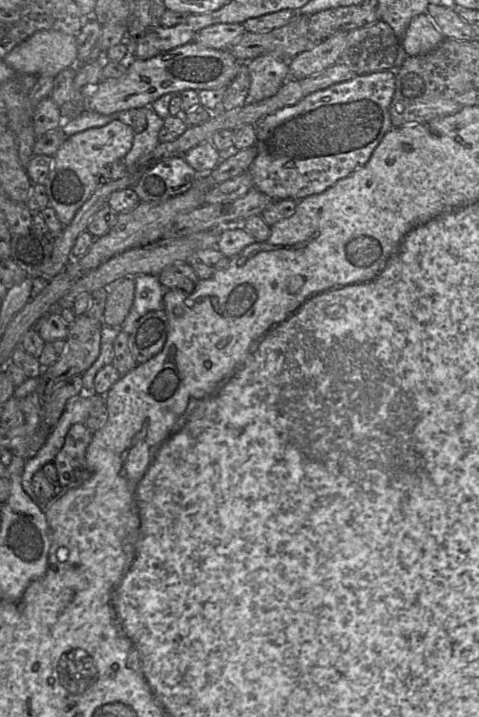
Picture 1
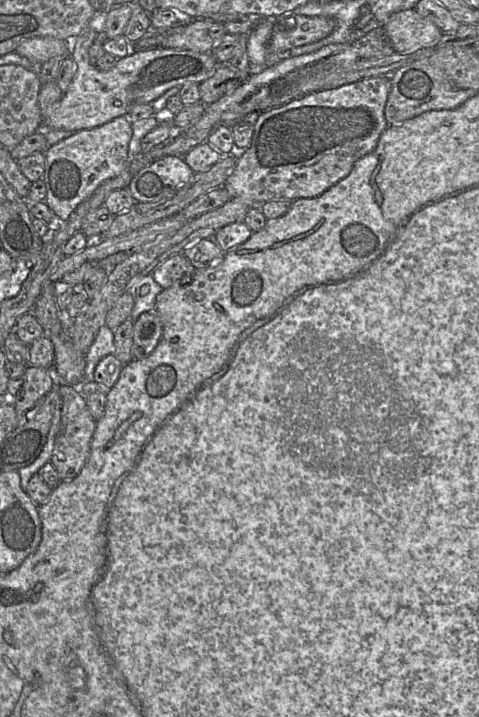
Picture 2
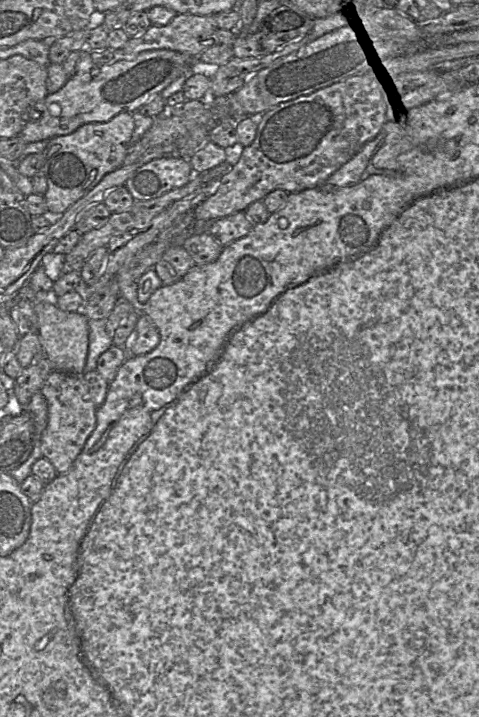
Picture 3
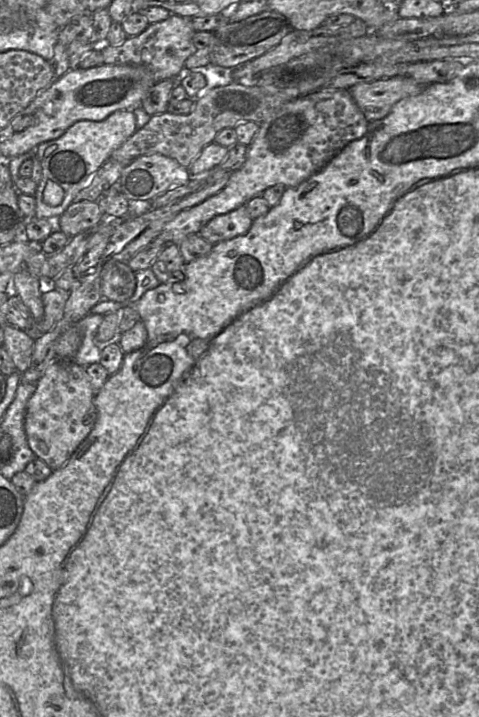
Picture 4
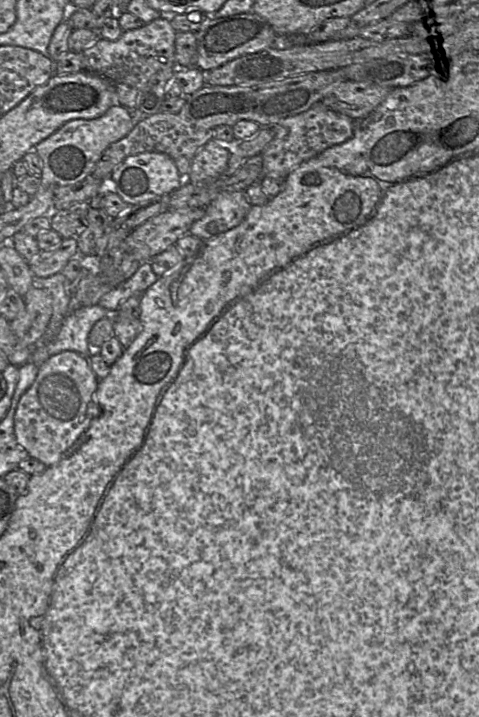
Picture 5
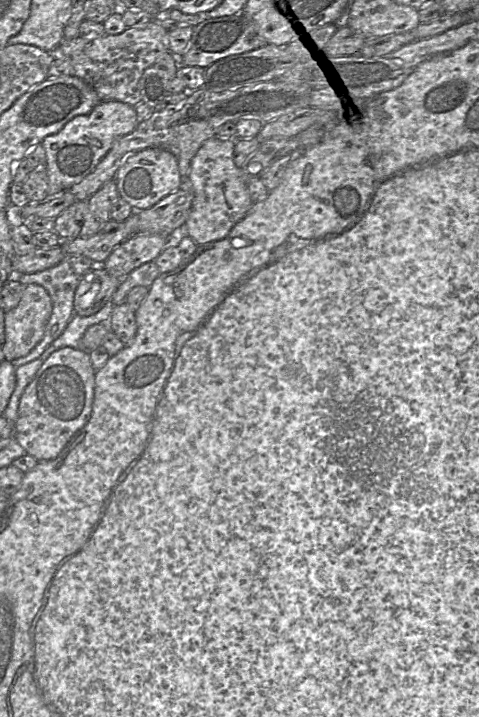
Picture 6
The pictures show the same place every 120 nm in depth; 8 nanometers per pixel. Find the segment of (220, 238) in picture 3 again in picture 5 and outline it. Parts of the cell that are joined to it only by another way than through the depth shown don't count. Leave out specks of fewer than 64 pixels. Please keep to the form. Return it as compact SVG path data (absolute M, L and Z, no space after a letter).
M243 191L221 193L206 206L205 215L192 224L189 233L200 240L216 237L239 225L251 206Z

